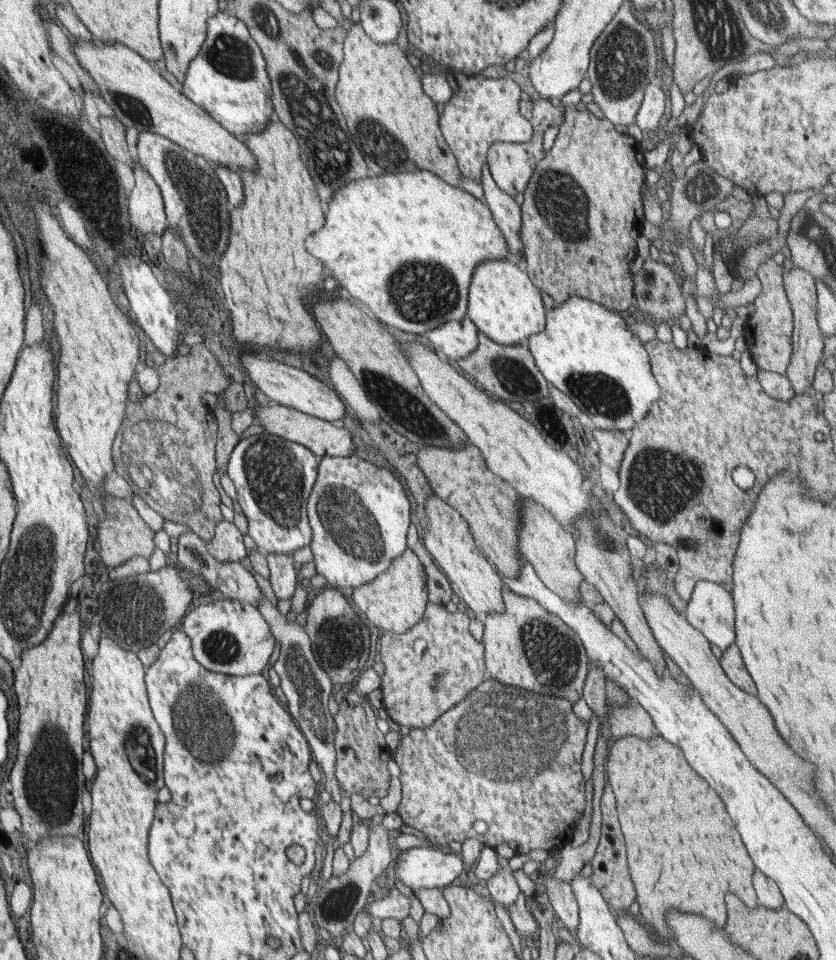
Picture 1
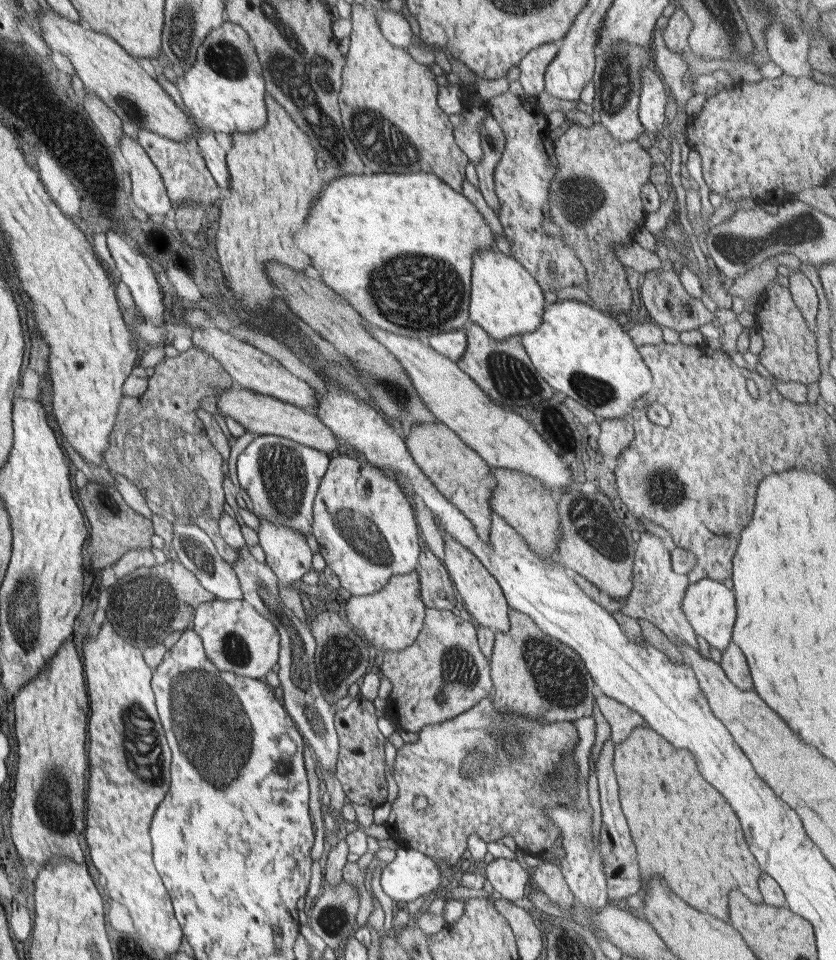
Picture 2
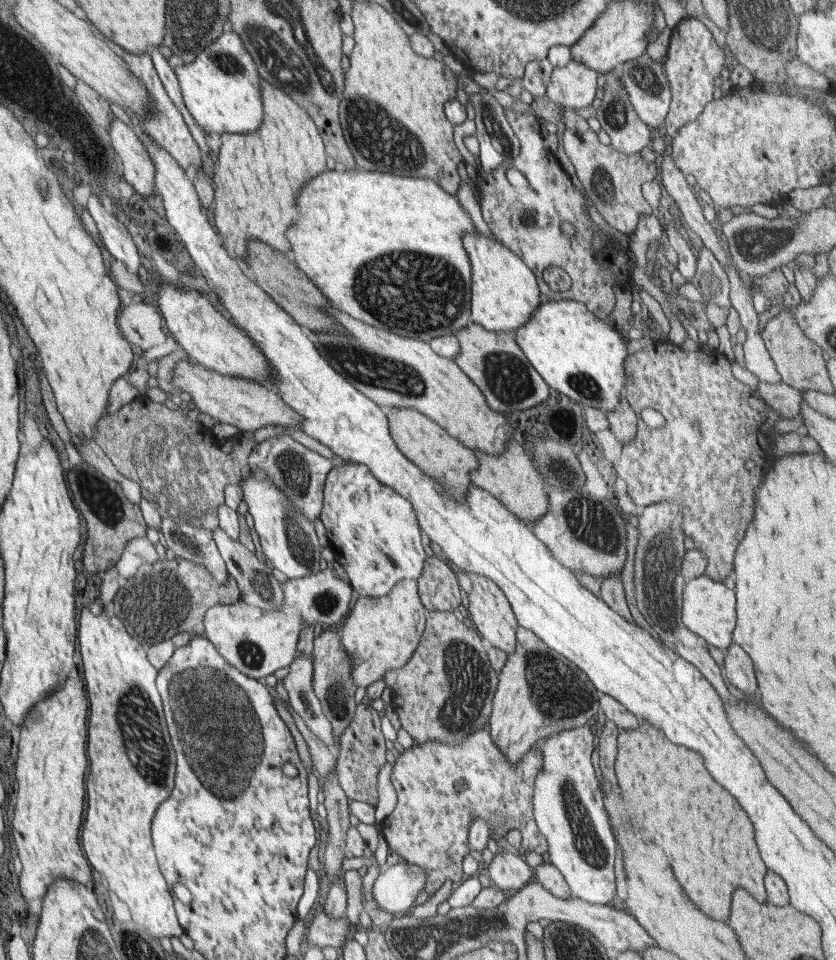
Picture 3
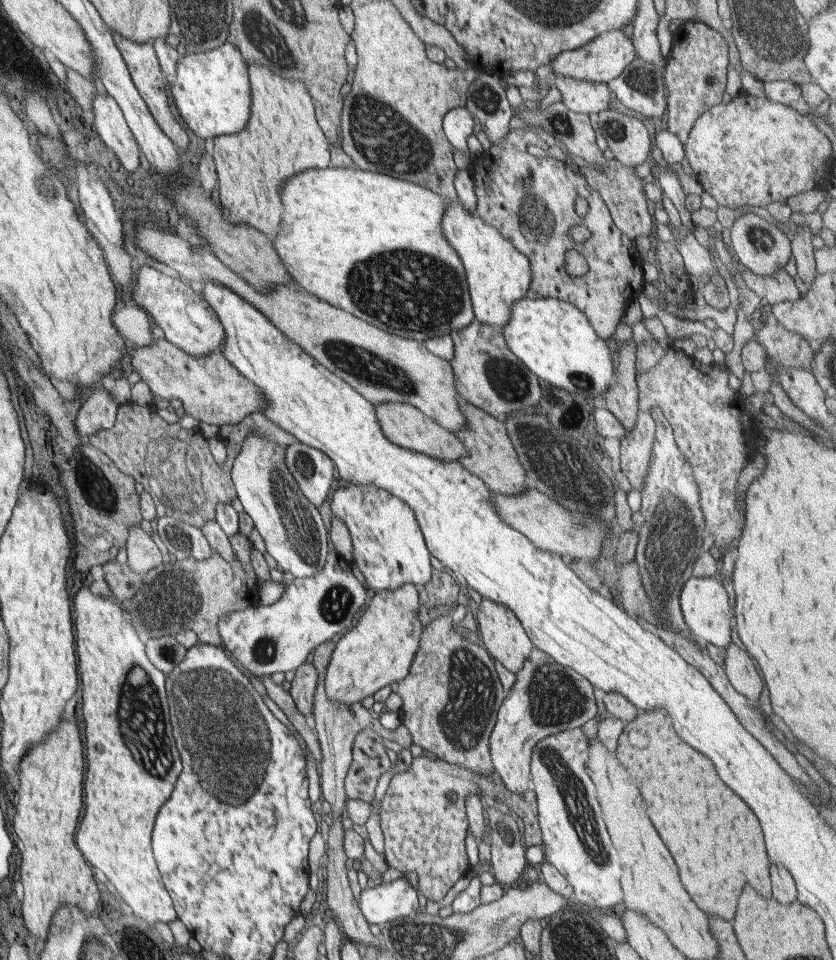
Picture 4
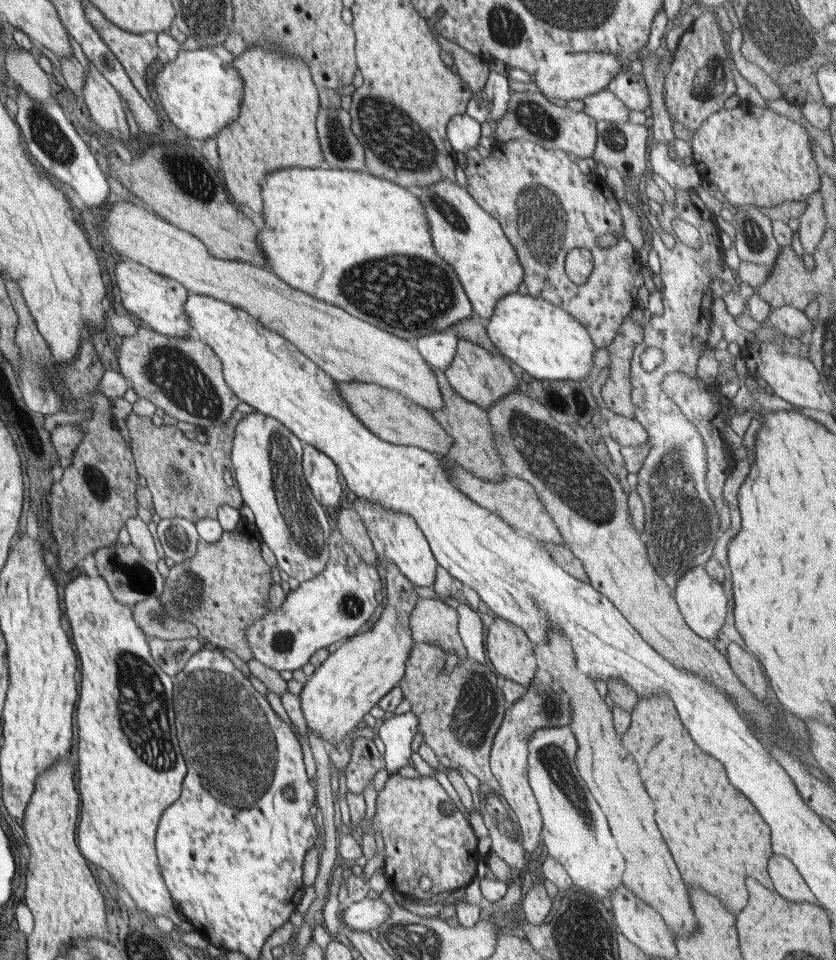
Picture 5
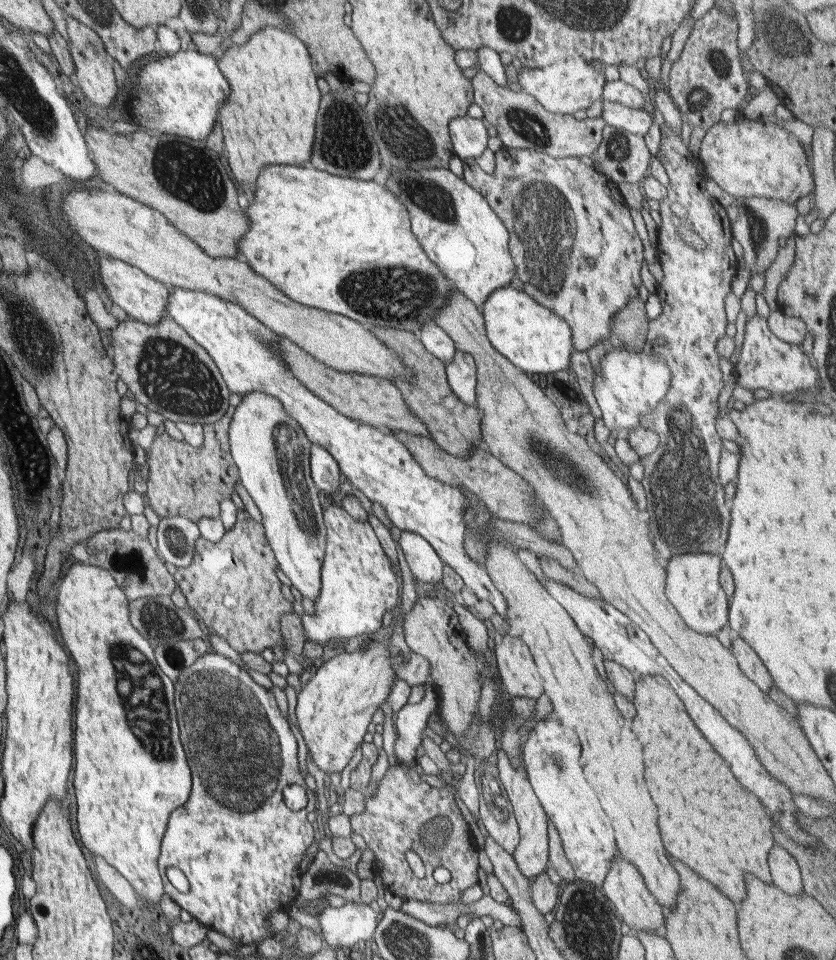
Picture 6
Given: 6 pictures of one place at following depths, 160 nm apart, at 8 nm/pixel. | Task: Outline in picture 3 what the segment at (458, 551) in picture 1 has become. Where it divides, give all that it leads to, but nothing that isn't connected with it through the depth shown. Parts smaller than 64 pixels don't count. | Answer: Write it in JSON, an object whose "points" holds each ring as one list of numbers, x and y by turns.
{"points":[[466,572,472,582,472,591,468,595,468,612,473,624,476,624,477,631,483,638,487,638,492,647,498,648,508,655,516,651,517,643,517,623,513,608,509,600,505,597,497,584,492,580,475,574,475,572]]}

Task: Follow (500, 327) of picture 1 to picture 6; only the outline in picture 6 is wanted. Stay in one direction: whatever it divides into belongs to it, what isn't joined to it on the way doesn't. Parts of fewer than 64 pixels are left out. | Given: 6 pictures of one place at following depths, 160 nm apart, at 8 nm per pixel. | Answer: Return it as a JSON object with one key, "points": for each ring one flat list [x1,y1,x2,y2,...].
{"points":[[402,168,402,170,392,170,389,174,385,187,406,207,412,232,416,240,422,244,428,258,445,274,452,286,482,309,488,296,496,289,509,285,516,274,515,264,509,251,509,232,502,219,480,192,476,192,476,189,473,189,462,176,456,176,449,169]]}

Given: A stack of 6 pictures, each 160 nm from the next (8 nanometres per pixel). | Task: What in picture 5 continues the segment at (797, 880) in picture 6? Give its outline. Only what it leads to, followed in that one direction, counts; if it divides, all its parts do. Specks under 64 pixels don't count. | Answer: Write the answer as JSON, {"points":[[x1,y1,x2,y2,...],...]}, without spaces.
{"points":[[772,856,768,862,768,872,772,876,776,892,780,892,784,899,796,901,797,903,806,901,818,904,816,896,800,876,796,866,786,858,786,856]]}

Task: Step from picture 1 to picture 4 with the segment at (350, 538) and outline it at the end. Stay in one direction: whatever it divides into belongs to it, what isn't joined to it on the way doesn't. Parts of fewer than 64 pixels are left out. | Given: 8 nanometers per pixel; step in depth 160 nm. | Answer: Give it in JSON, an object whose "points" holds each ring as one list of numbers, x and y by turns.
{"points":[[344,479,338,483,330,494,330,508,334,517,345,522,352,535,354,556,350,559,365,576,368,588,385,592,401,584,419,587,430,582,434,576,431,554,412,508,397,496,371,484,360,486]]}

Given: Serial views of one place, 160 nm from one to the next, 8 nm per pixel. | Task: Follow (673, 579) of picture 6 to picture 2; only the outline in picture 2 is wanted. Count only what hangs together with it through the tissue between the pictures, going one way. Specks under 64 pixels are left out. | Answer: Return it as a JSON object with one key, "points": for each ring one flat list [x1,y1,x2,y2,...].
{"points":[[702,579,689,584,682,599,681,609,696,634,702,636,710,647,722,652,731,644,737,608,734,593,724,583]]}

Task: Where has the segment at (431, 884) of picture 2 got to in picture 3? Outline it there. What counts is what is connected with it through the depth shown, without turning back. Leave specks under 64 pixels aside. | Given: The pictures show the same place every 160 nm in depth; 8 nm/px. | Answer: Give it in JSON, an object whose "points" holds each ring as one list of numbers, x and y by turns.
{"points":[[404,861,386,866,375,881,372,897,386,913,405,915,412,910,418,895,426,888,426,876,426,869]]}

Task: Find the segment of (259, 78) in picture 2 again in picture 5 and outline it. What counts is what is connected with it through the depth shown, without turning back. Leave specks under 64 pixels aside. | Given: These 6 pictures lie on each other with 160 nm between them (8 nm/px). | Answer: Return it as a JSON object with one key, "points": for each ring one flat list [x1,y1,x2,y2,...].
{"points":[[223,45,210,46,197,50,183,50,177,52,177,58,163,64,162,70,154,76,154,88,158,100,170,118,172,124,177,126,190,139,205,141,216,137,217,134,240,114,240,103,243,96,244,83,238,71,232,68,232,56]]}

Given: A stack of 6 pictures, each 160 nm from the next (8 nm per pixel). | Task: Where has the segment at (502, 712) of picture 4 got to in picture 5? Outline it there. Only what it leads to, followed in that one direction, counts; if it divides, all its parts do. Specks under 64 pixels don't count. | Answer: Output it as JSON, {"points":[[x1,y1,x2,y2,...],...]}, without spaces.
{"points":[[541,668,527,687,528,691,515,703,509,704,500,728,495,734,490,753,490,766,493,775,501,786,500,793,516,815,522,833,522,847,531,861,542,855,543,820,540,817,539,804,529,785,528,776,528,741,539,728,563,727,571,721,570,703,563,692,556,689,552,677]]}

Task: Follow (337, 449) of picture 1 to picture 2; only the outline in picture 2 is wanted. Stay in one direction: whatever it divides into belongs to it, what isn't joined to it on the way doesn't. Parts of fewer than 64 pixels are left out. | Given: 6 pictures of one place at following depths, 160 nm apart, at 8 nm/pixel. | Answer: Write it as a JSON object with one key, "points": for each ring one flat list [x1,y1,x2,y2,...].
{"points":[[236,385,226,388,217,396,216,405,221,414,231,416,251,434,280,436,331,455,335,455,338,446,340,446,340,442,334,437,334,433,323,422,320,422,320,419,313,412,305,411,298,406,272,398,272,396,239,388]]}

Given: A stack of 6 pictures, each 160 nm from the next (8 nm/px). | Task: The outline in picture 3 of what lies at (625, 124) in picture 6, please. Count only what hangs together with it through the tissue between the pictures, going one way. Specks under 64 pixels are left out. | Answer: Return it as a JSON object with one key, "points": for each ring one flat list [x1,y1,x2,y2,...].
{"points":[[572,58,564,67,553,67,546,94,565,108,586,108,596,98,599,76,598,71]]}

